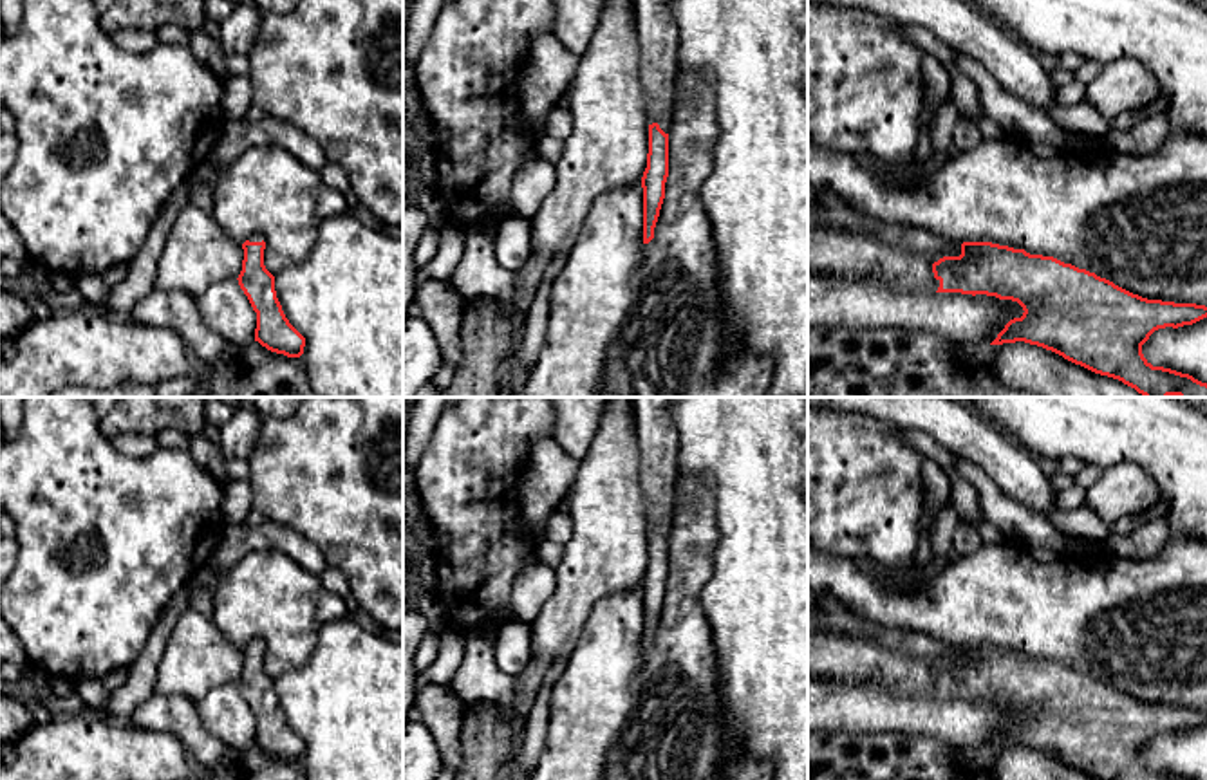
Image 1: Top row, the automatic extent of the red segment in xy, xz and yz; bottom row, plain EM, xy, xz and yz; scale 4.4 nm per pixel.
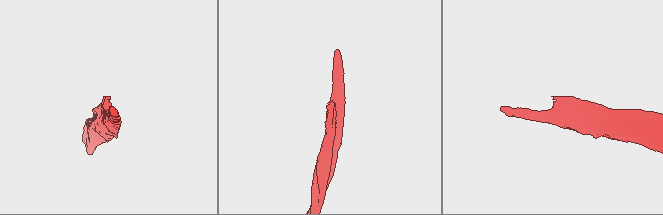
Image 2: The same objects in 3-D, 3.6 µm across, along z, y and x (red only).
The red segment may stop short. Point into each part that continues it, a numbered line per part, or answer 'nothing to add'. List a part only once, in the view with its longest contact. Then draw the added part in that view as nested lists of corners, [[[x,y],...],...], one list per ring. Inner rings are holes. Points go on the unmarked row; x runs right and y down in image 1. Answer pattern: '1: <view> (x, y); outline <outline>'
1: yz (842, 659); outline [[[808,590],[808,677],[833,684],[878,686],[898,697],[936,697],[940,684],[934,682],[932,668],[938,664],[864,636],[822,628],[817,592]]]

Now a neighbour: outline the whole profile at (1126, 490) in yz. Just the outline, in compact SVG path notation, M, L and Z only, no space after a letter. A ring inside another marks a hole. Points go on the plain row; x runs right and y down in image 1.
M1135 462L1104 469L1084 497L1084 506L1108 525L1120 518L1140 516L1153 509L1155 502L1156 482Z

